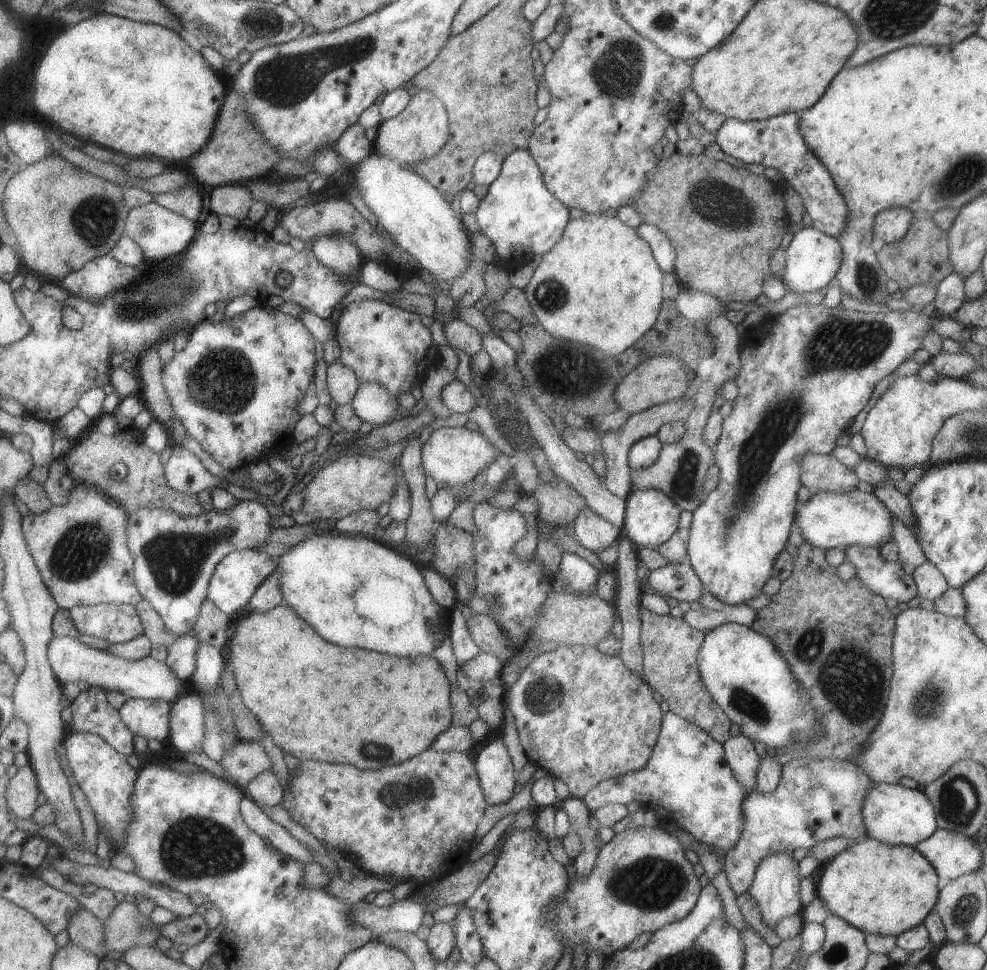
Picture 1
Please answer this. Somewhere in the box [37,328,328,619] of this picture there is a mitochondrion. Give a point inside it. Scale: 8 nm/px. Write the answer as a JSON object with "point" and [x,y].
{"point":[176,560]}

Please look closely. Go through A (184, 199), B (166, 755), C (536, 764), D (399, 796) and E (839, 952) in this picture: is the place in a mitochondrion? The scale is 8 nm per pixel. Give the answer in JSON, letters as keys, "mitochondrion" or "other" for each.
{"A":"other","B":"other","C":"other","D":"mitochondrion","E":"mitochondrion"}

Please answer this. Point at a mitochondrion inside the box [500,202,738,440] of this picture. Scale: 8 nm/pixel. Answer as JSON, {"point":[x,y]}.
{"point":[551,295]}

